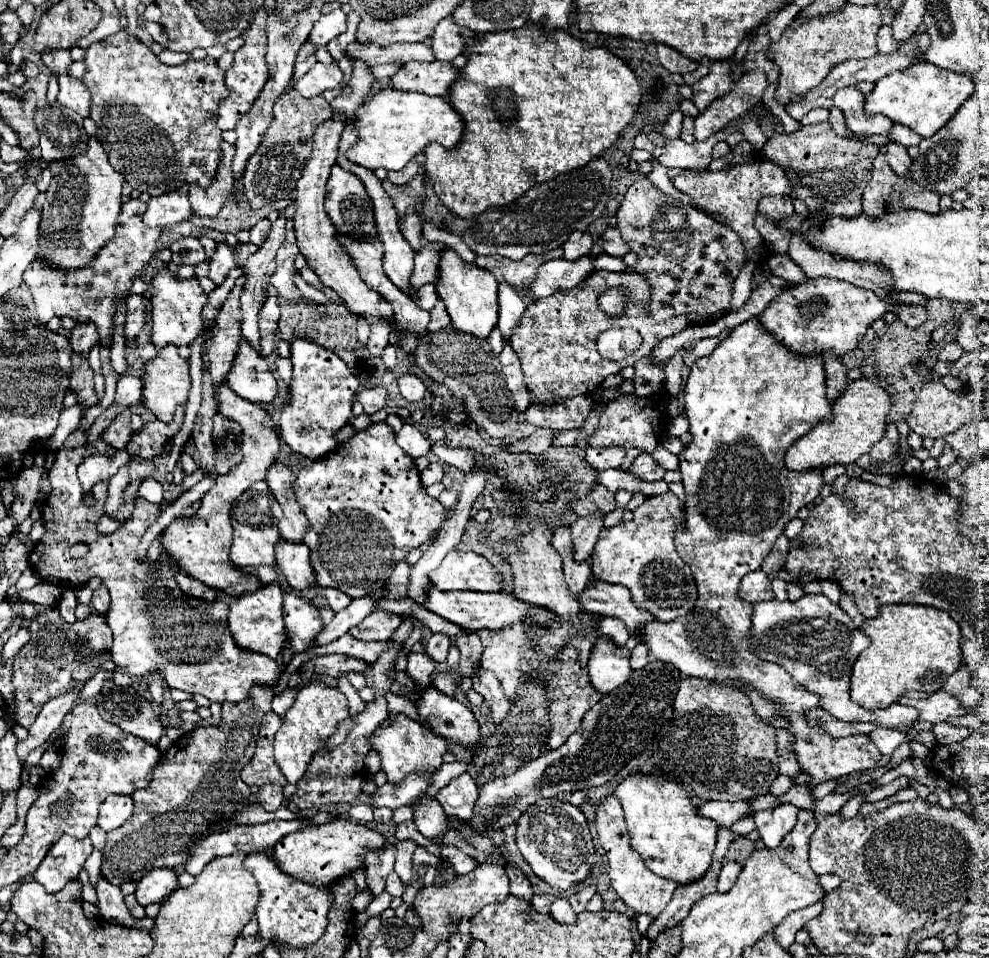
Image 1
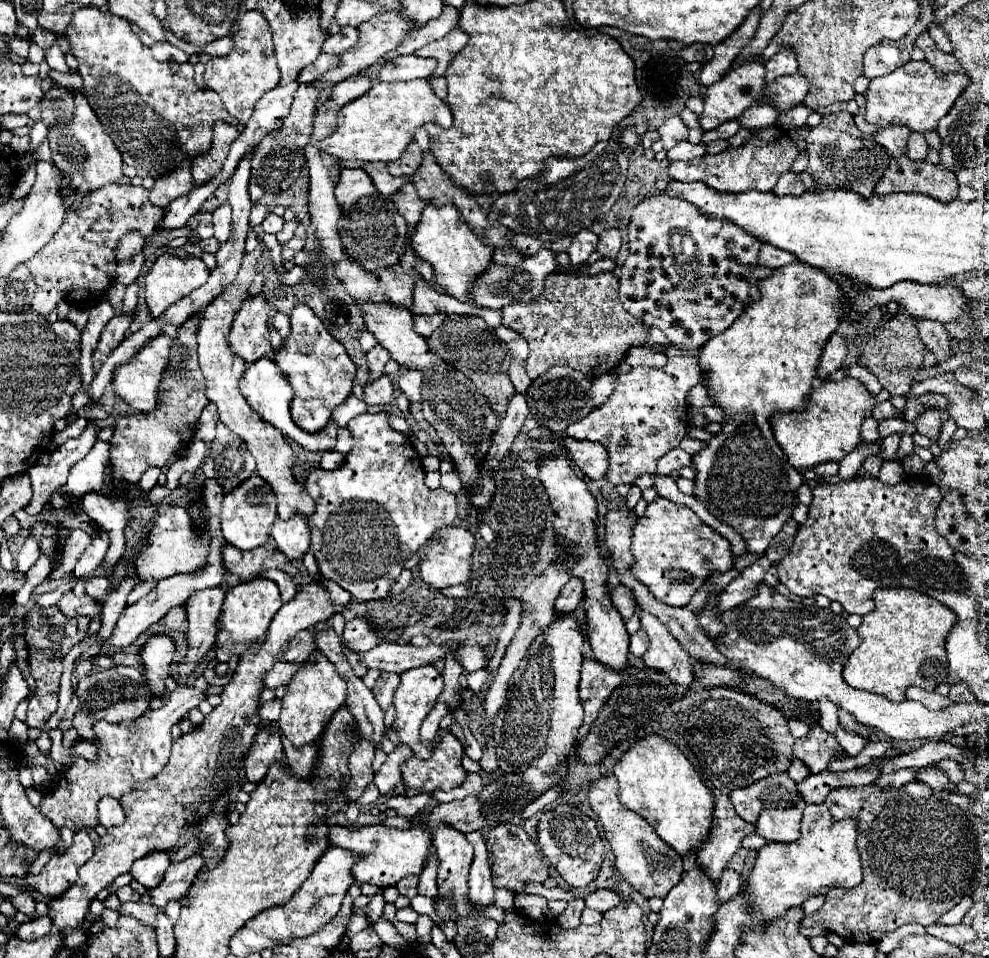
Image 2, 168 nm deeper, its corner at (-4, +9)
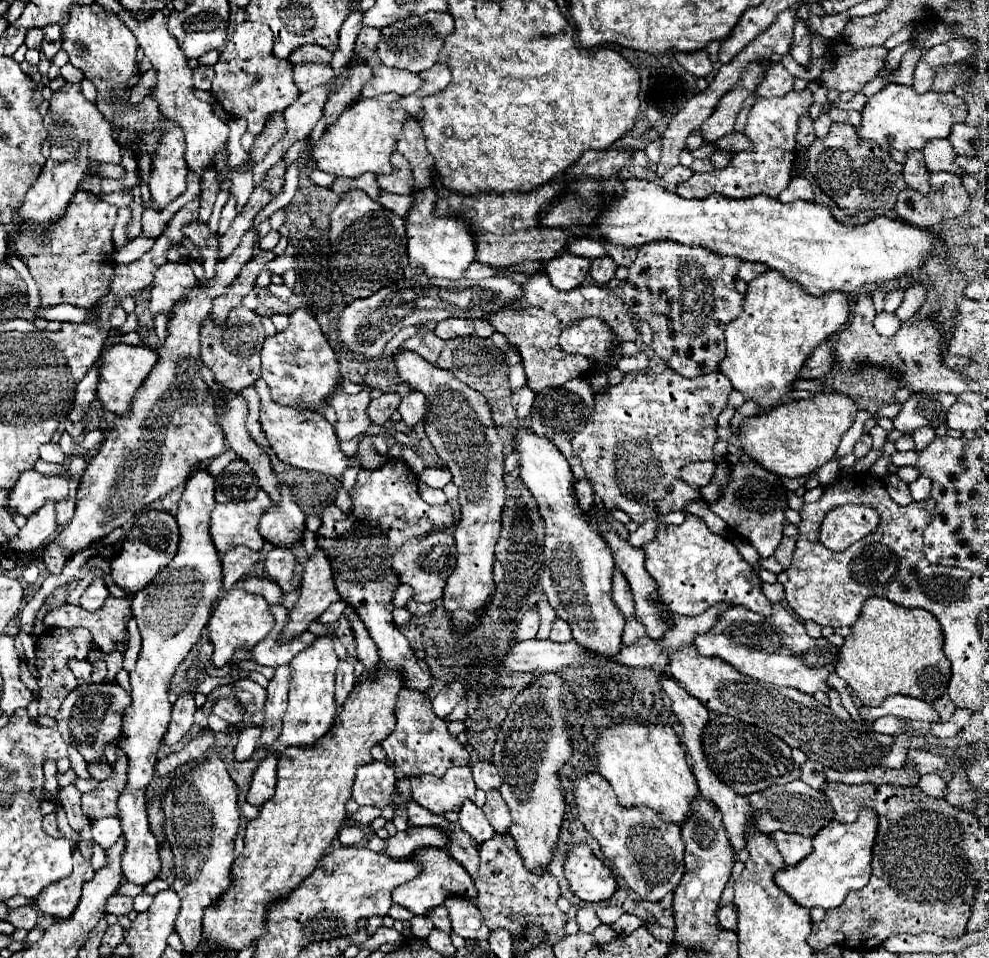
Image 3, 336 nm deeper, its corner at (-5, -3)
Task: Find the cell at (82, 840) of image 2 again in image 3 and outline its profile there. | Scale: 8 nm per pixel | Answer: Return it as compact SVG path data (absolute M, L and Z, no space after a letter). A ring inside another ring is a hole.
M75 849L73 861L75 861L73 873L67 879L43 889L43 893L39 893L39 897L35 899L35 905L43 913L53 915L57 919L65 919L75 911L75 905L79 903L81 895L81 885L89 881L95 873L91 861L85 859L79 849Z

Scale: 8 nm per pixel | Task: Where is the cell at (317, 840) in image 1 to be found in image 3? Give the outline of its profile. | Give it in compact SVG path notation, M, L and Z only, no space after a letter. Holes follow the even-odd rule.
M421 847L409 859L413 859L421 867L421 873L405 885L393 889L393 903L407 907L413 915L425 915L429 909L439 907L447 893L463 893L465 897L471 897L471 901L475 903L475 885L471 875L445 849Z

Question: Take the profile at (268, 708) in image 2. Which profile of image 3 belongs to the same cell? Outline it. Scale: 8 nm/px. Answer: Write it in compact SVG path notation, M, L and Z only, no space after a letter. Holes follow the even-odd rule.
M249 727L249 729L243 729L241 735L239 735L239 743L235 747L235 759L237 761L245 761L251 757L253 749L257 747L257 741L261 737L261 727Z

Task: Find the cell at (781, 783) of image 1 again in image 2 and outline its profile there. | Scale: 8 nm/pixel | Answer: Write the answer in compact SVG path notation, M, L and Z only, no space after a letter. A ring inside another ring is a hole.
M794 759L792 765L788 767L788 775L794 777L796 783L800 783L800 781L804 781L804 779L810 775L810 769L808 769L808 765L804 765L800 759Z

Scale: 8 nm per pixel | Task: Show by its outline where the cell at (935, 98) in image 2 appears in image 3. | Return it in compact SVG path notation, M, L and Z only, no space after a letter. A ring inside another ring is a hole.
M889 83L879 93L875 93L861 111L863 121L859 127L859 137L875 141L883 149L897 149L897 151L911 151L923 149L929 139L935 137L949 137L951 125L965 121L967 105L955 93L917 93L909 85Z

